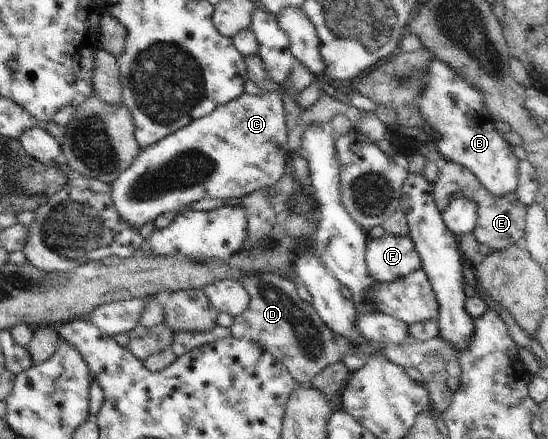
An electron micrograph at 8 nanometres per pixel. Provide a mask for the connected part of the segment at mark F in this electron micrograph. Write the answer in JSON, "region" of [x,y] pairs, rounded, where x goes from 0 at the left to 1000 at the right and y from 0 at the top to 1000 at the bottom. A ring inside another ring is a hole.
{"region":[[[703,531],[668,558],[668,606],[690,642],[714,645],[768,610],[768,592],[746,538]]]}

